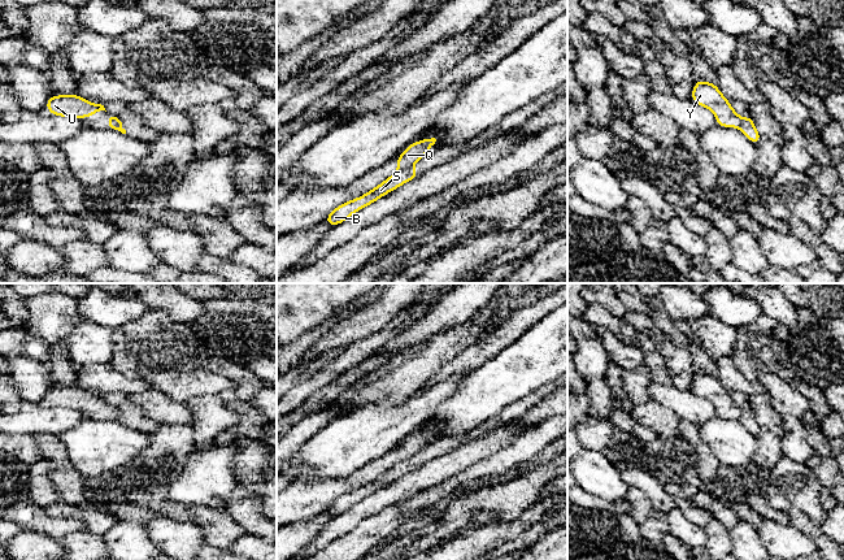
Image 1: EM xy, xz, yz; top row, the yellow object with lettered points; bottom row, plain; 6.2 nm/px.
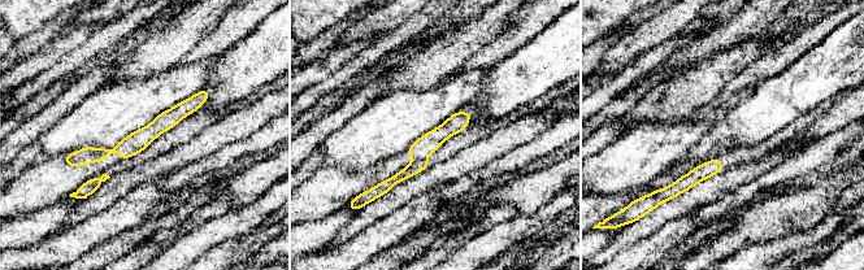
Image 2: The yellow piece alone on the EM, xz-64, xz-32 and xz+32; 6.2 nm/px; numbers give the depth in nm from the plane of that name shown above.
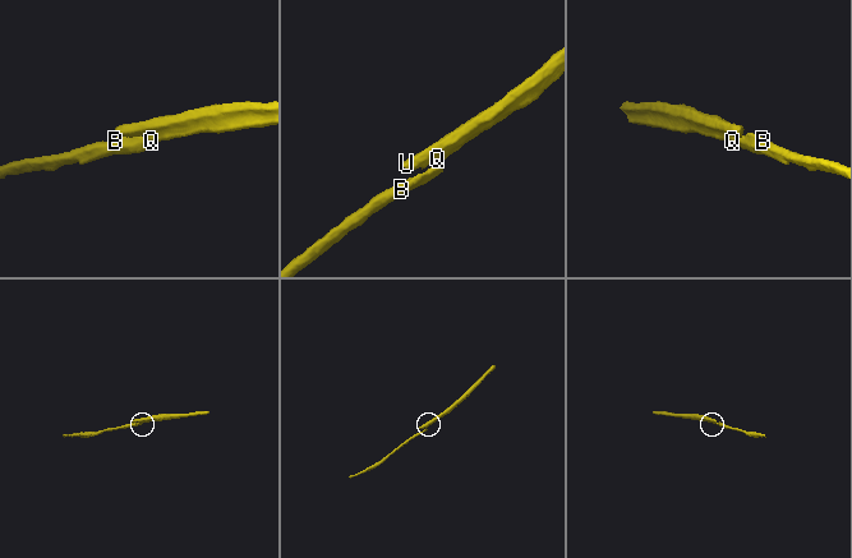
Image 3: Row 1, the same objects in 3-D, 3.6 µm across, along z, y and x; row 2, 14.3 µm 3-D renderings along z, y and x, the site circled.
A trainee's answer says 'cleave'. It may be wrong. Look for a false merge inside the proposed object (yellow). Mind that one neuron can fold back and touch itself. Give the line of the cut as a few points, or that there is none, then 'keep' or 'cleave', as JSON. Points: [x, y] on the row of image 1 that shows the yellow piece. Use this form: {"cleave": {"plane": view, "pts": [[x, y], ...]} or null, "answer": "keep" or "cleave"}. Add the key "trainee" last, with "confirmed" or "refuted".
{"cleave": {"plane": "xz", "pts": [[412, 165], [399, 170]]}, "answer": "cleave", "trainee": "confirmed"}

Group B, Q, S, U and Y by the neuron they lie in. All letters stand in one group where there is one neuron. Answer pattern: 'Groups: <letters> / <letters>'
Groups: B S / Q U Y

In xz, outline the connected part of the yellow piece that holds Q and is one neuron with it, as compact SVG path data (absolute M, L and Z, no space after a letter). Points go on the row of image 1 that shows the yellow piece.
M431 138L409 144L403 152L403 155L396 159L399 170L405 170L413 166L416 161L421 160L428 153L430 148L435 144L435 142L436 139Z

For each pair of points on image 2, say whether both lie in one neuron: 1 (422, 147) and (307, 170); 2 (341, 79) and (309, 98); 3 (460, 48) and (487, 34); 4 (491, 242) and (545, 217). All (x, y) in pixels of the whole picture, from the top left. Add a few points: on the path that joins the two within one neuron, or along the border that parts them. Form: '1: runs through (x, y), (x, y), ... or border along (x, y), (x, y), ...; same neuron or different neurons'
1: border along (321, 165), (303, 182); different neurons
2: runs through (333, 82), (317, 91); same neuron
3: runs through (467, 42), (473, 35), (481, 34); same neuron
4: runs through (504, 235), (532, 225); same neuron

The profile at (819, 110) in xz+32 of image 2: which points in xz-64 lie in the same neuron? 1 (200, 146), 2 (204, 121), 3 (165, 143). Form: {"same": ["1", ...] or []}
{"same": ["2", "3"]}

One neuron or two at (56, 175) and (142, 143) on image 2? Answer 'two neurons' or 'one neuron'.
one neuron

